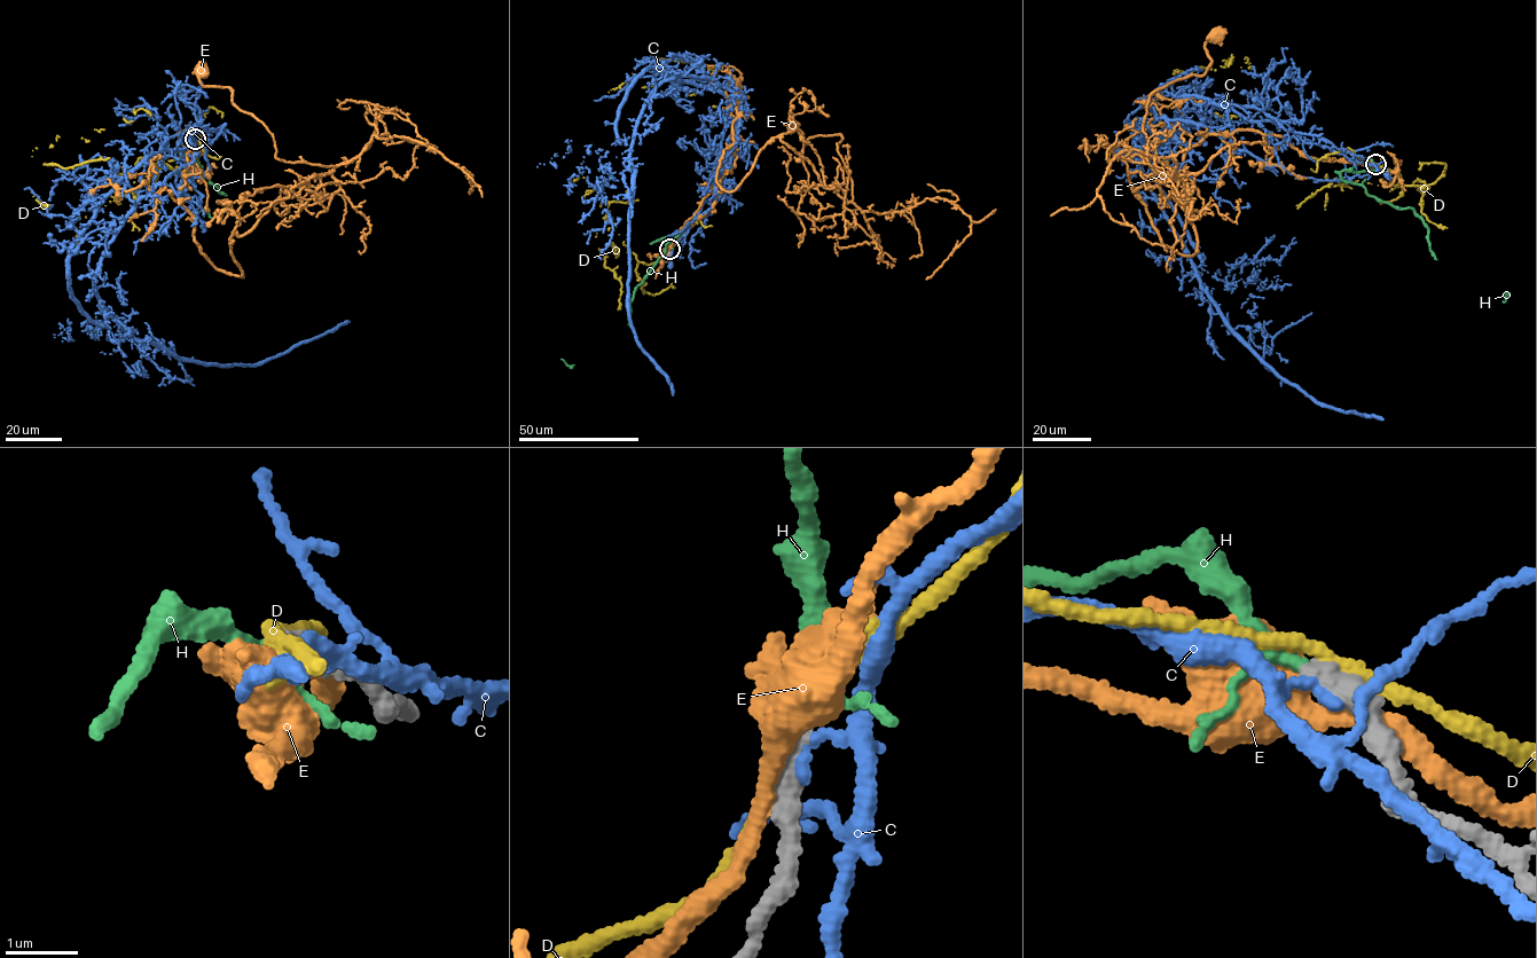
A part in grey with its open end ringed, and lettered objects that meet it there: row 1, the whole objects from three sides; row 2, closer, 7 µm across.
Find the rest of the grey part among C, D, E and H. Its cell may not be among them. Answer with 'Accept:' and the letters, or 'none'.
Accept: H

